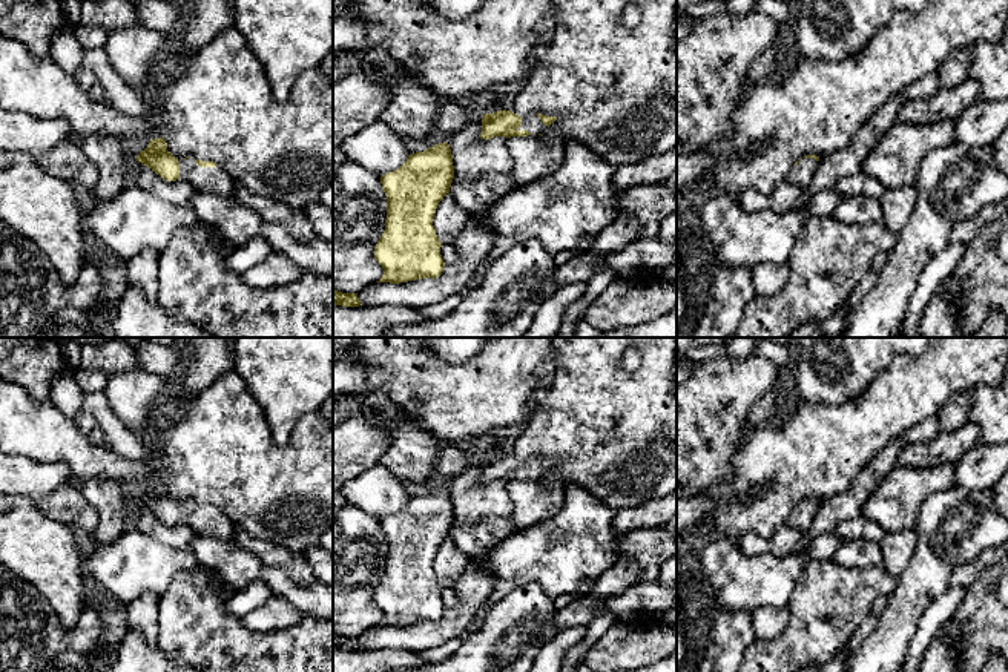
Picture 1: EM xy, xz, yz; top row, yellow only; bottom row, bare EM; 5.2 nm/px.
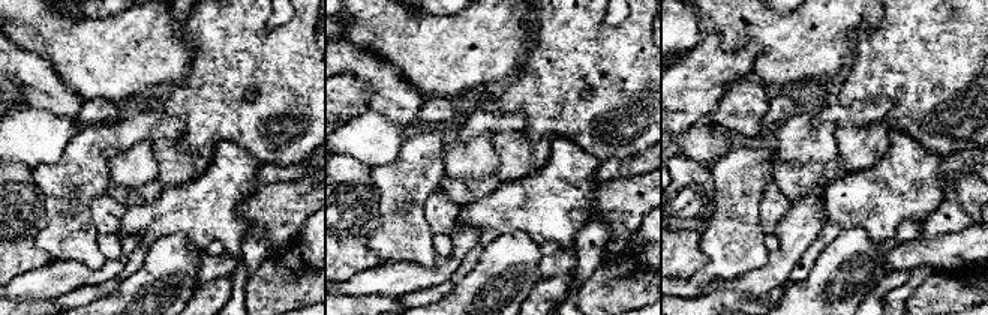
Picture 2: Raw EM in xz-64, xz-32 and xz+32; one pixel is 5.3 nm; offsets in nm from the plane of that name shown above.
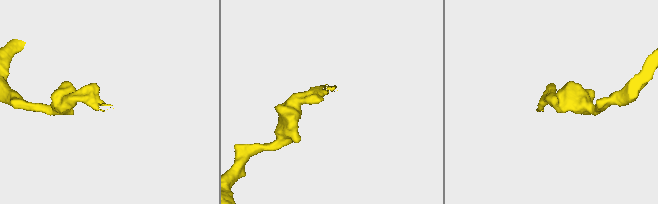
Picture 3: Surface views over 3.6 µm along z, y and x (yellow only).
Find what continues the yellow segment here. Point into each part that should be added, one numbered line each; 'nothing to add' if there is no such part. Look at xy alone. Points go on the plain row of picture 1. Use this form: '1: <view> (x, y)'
1: xy (215, 523)

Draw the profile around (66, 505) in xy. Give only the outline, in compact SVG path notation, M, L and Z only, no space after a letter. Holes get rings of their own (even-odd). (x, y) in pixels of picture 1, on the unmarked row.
M72 482L60 486L38 506L48 517L75 528L81 535L95 539L98 512Z

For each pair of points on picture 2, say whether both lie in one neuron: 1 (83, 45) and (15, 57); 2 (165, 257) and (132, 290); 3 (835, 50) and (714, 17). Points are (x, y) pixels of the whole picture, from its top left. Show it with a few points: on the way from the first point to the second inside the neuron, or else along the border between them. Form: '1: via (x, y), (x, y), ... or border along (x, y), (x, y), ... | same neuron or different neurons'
1: border along (15, 45), (45, 59), (60, 77) | different neurons
2: via (158, 264), (140, 282) | same neuron
3: via (805, 44), (792, 44), (744, 15) | same neuron

